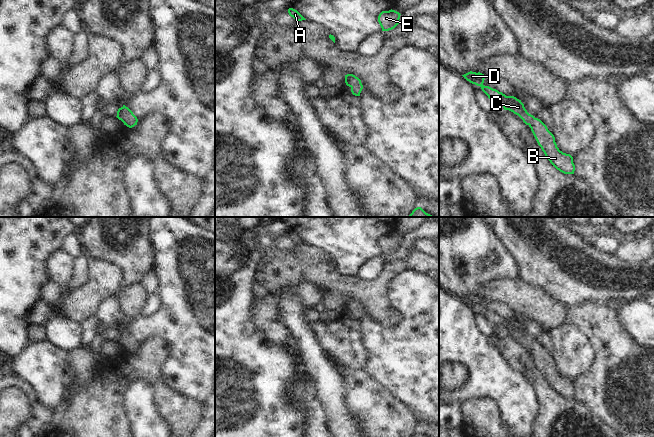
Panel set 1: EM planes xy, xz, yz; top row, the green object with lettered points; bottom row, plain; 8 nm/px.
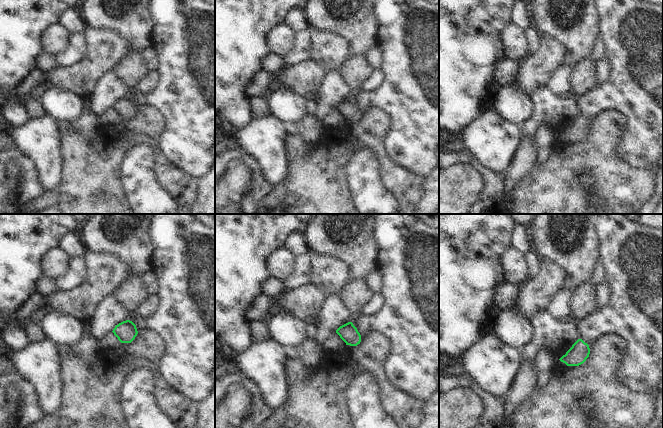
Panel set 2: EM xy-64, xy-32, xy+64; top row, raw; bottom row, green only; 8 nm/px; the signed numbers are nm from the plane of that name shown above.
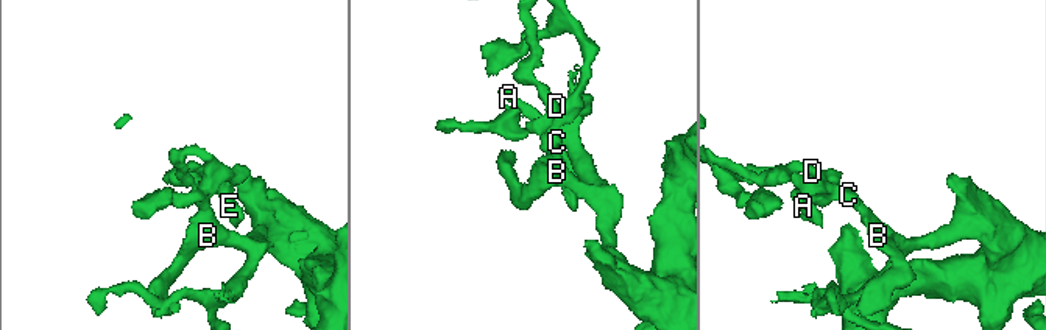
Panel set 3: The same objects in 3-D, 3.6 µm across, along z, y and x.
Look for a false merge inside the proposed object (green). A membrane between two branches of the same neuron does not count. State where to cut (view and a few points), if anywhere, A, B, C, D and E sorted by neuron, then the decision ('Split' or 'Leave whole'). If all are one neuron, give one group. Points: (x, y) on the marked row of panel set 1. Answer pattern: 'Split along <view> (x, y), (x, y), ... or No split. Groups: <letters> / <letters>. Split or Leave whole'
No split. Groups: A B C D E. Leave whole.

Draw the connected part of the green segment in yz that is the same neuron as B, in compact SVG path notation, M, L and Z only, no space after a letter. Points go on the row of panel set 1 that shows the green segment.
M470 71L462 76L470 83L480 86L482 91L496 106L502 106L504 110L509 110L518 115L531 128L538 145L557 170L564 174L574 174L575 165L573 157L559 150L554 135L540 119L535 118L527 112L521 100L514 96L506 96L489 86L484 86L485 75L480 72Z

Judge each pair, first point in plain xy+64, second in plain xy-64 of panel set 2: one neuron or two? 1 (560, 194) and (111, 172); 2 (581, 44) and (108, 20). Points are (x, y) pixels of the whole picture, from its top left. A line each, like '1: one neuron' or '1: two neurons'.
1: one neuron
2: one neuron

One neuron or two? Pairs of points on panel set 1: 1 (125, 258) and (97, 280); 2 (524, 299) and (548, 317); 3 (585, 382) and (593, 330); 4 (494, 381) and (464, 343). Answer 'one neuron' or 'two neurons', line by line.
1: two neurons
2: one neuron
3: one neuron
4: one neuron

